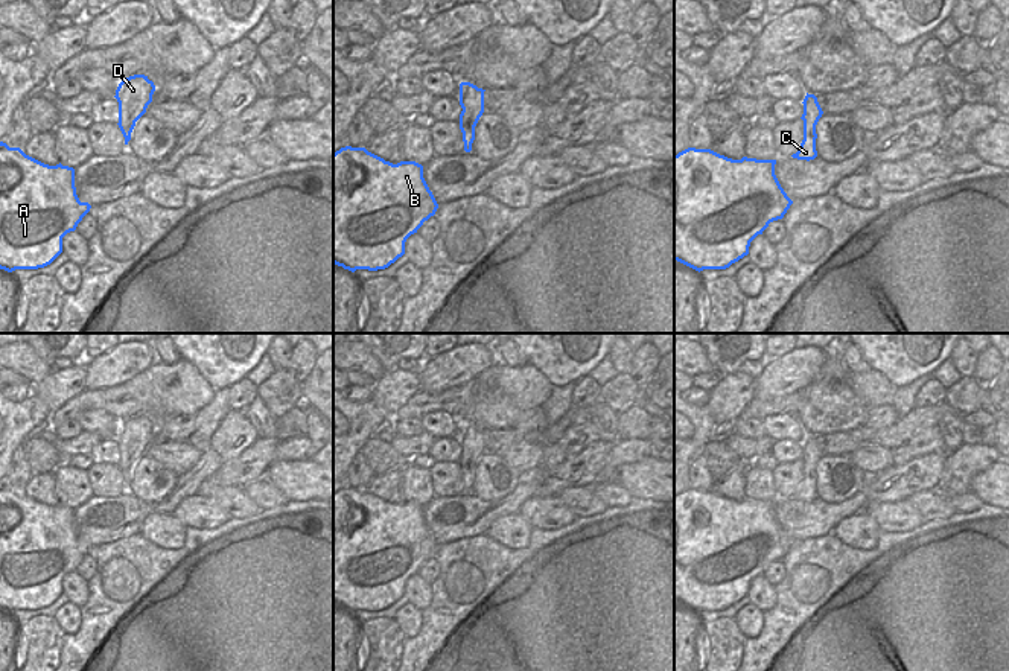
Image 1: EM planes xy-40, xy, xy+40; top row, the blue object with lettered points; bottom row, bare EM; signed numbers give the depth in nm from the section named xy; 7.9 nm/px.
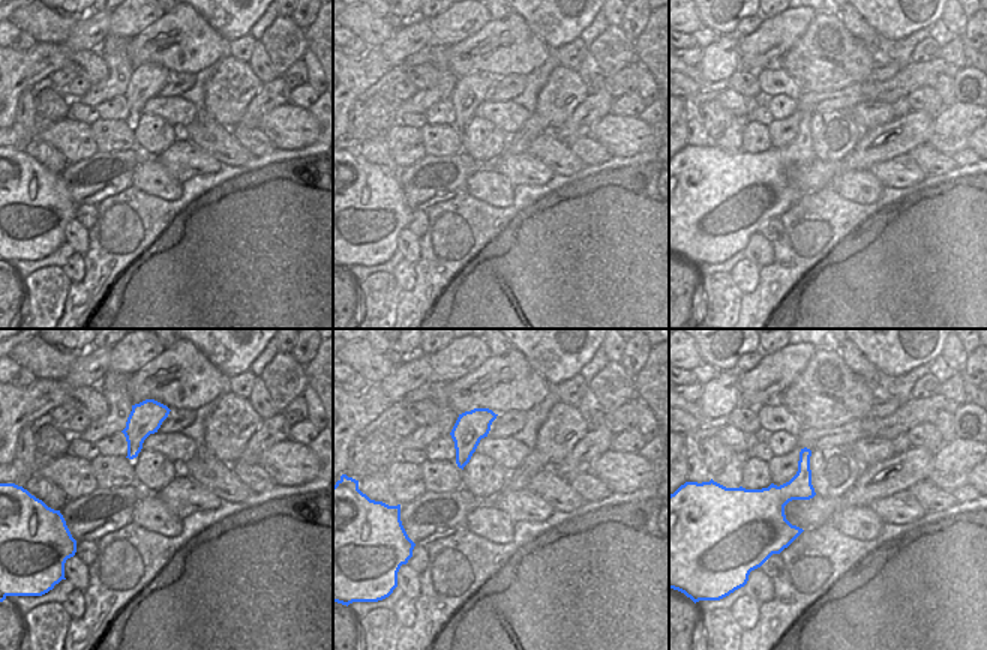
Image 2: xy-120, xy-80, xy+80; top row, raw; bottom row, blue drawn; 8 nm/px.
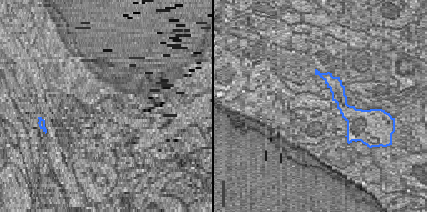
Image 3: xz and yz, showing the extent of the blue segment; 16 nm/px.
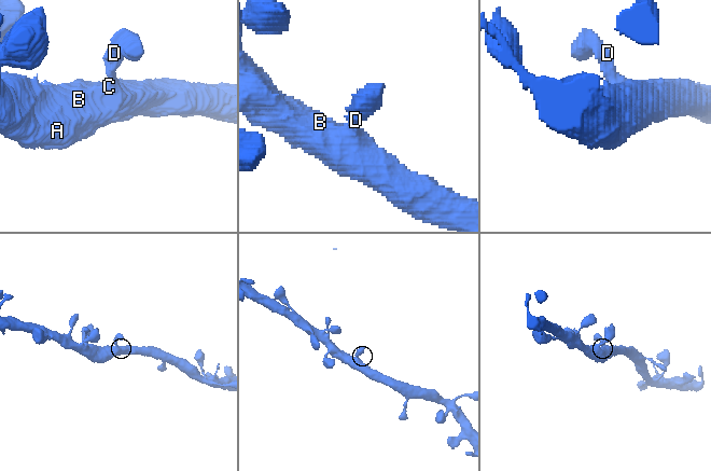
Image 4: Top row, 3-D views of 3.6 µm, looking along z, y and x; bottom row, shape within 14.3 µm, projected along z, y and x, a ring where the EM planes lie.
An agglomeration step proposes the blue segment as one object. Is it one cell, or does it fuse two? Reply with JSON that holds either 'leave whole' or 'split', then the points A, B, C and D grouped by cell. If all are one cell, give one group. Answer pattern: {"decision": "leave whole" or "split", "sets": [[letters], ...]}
{"decision": "leave whole", "sets": [["A", "B", "C", "D"]]}

